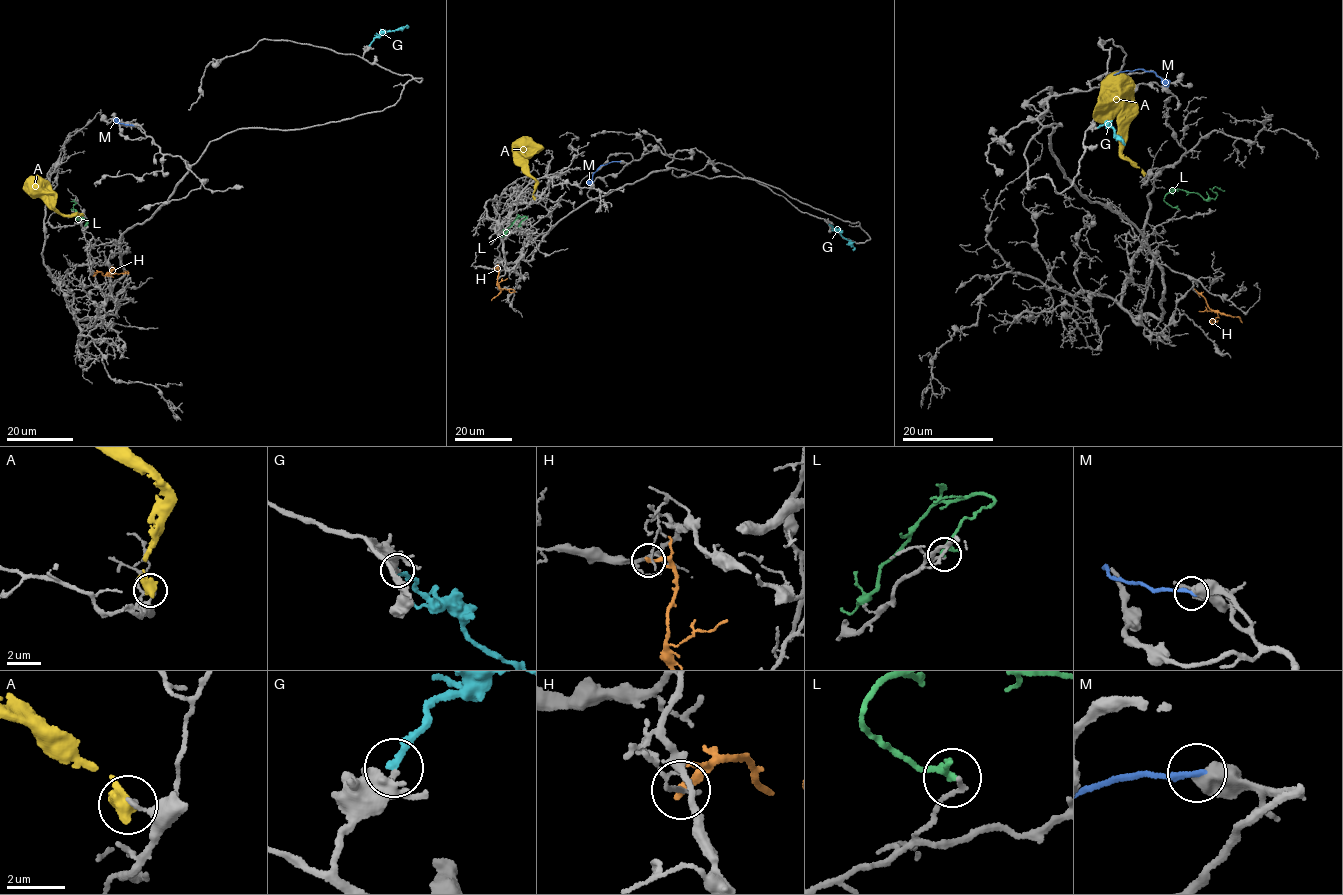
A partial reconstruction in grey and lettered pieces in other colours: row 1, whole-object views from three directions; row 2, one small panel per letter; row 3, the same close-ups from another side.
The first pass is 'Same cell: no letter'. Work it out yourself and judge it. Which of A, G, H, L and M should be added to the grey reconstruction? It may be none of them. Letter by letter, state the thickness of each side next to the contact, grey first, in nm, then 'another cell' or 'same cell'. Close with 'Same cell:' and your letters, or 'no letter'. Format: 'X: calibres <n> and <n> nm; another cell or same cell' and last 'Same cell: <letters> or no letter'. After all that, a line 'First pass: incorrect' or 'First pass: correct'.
A: calibres 180 and 600 nm; another cell
G: calibres 300 and 240 nm; another cell
H: calibres 130 and 260 nm; another cell
L: calibres 160 and 180 nm; another cell
M: calibres 650 and 200 nm; another cell
Same cell: no letter
First pass: correct

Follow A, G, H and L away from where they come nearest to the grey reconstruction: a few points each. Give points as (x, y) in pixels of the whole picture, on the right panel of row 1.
A: (1144, 173), (1122, 154), (1118, 141), (1121, 91), (1114, 71)
G: (1098, 128), (1105, 125), (1111, 128), (1125, 145)
H: (1199, 294), (1211, 309), (1239, 318), (1242, 322)
L: (1178, 208), (1164, 200), (1178, 188), (1205, 199), (1215, 199), (1217, 195), (1212, 190), (1216, 187), (1225, 191)

